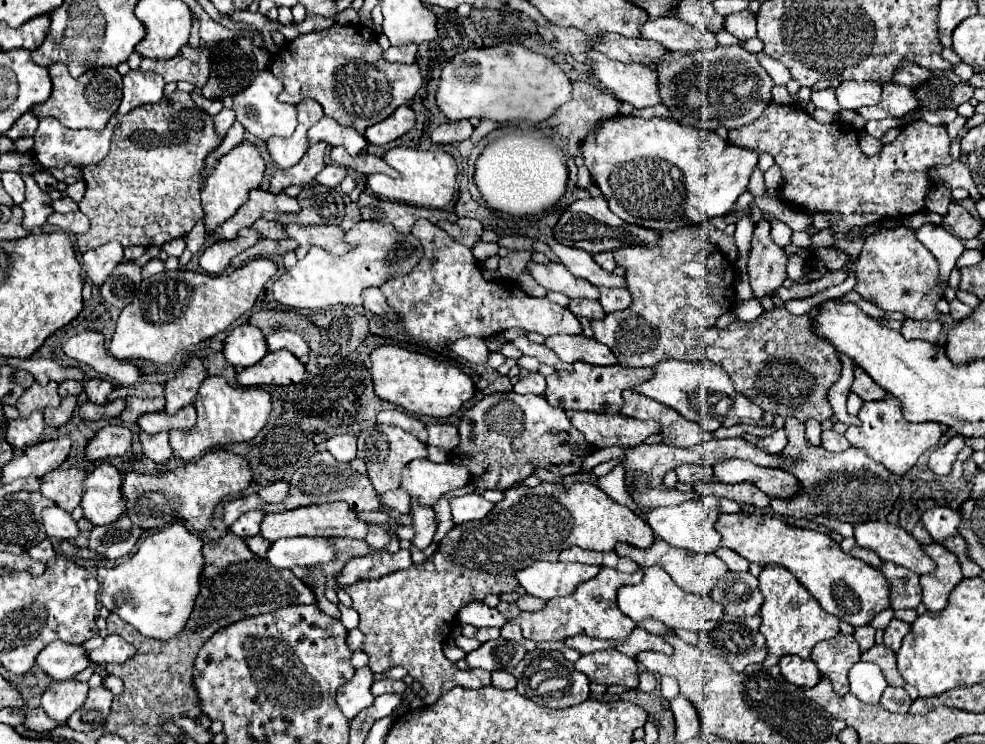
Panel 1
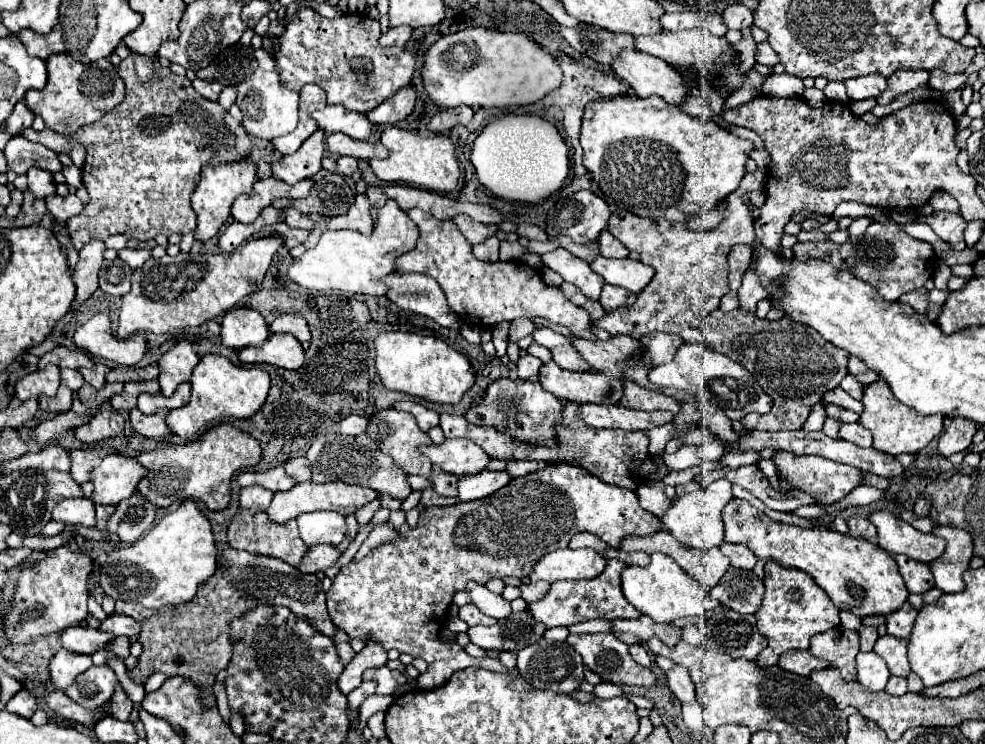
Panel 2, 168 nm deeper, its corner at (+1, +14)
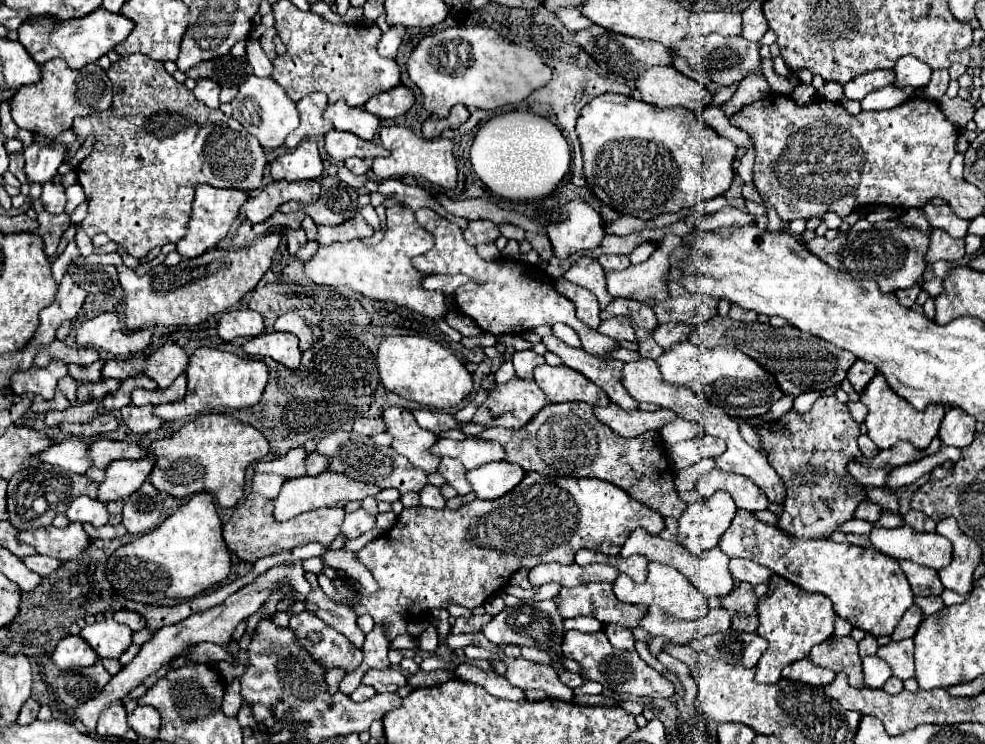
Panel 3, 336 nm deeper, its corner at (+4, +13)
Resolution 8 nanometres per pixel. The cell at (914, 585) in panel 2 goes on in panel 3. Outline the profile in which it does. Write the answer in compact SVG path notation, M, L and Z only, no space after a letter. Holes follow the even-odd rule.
M899 561L899 565L901 565L903 573L907 575L907 581L911 585L913 595L927 597L927 595L939 595L943 591L943 585L939 581L937 571L909 563L909 561Z

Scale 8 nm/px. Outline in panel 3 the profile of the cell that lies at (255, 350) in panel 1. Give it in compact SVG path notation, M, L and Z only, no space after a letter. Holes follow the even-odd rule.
M235 309L235 311L227 311L221 319L219 319L219 337L223 341L231 341L235 337L259 337L265 327L263 327L263 317L257 311L251 309Z

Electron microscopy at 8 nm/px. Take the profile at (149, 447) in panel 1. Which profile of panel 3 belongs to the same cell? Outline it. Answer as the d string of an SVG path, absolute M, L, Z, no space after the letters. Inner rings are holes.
M127 405L121 409L123 421L125 425L133 431L133 433L149 433L149 431L157 431L161 427L161 419L157 419L153 415L153 405Z

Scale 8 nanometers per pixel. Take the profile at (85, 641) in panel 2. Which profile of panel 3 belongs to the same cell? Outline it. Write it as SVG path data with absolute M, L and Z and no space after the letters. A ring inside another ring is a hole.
M103 619L103 621L95 621L91 625L85 625L79 633L81 639L85 639L85 643L103 659L119 659L127 647L131 645L131 635L133 631L129 631L129 627L115 623L113 619Z

